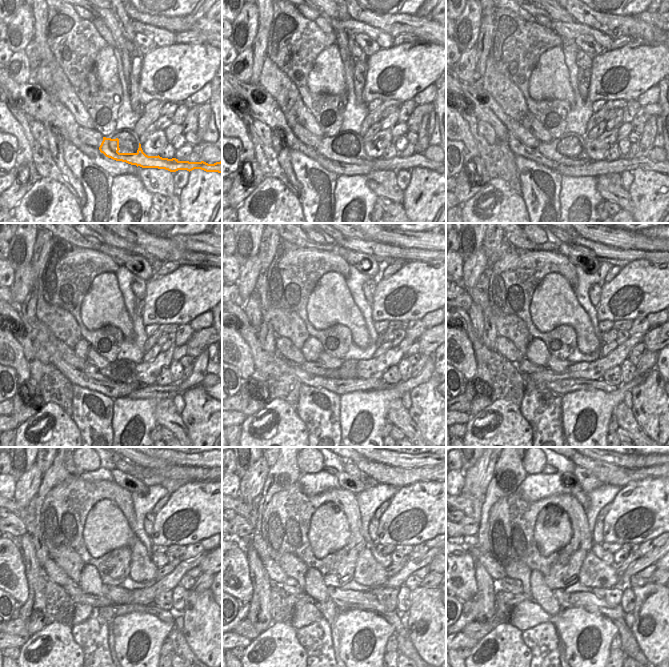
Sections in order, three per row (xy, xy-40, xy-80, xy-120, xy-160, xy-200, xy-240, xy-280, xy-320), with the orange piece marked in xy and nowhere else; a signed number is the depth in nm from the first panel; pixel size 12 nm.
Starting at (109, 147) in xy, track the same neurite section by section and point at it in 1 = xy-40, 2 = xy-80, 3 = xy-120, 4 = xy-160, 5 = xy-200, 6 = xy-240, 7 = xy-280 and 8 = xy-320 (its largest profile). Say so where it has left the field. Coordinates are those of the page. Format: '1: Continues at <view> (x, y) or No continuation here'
1: Continues at xy-40 (333, 149)
2: Continues at xy-80 (555, 149)
3: Continues at xy-120 (109, 373)
4: Continues at xy-160 (315, 368)
5: Continues at xy-200 (525, 366)
6: Continues at xy-240 (72, 588)
7: Continues at xy-280 (291, 586)
8: Continues at xy-320 (512, 585)

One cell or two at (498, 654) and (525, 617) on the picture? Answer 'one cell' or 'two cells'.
two cells

